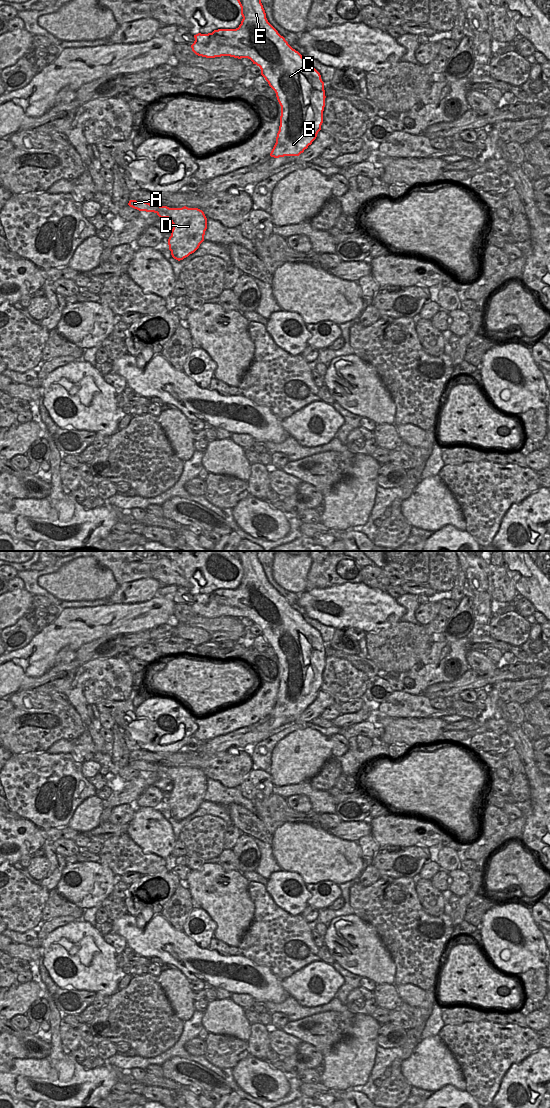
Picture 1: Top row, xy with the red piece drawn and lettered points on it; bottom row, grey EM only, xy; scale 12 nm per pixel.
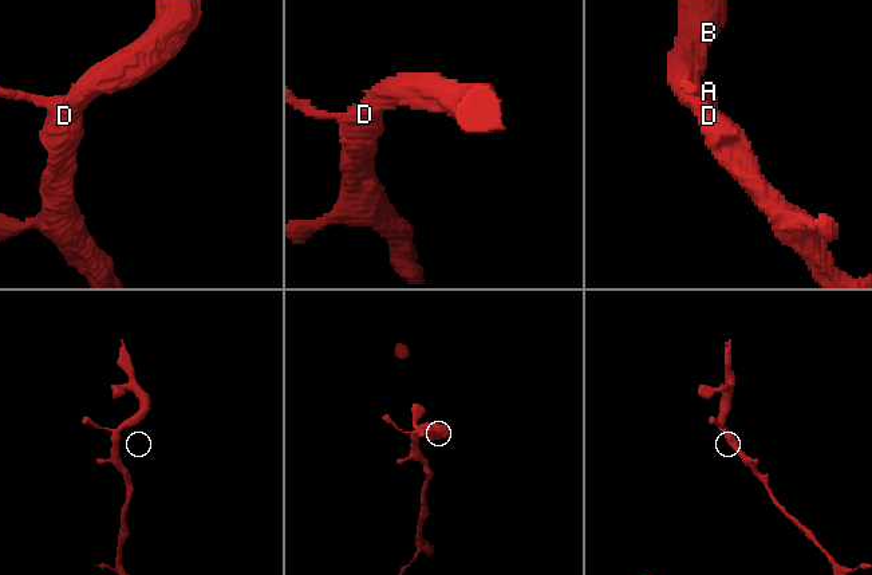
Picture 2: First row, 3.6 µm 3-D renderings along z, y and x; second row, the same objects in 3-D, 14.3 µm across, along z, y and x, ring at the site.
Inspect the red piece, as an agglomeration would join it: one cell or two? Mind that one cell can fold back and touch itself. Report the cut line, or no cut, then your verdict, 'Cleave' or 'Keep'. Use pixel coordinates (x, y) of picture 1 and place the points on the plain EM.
No split. Keep.

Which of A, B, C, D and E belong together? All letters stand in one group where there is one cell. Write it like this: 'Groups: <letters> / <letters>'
Groups: A B C D E.

